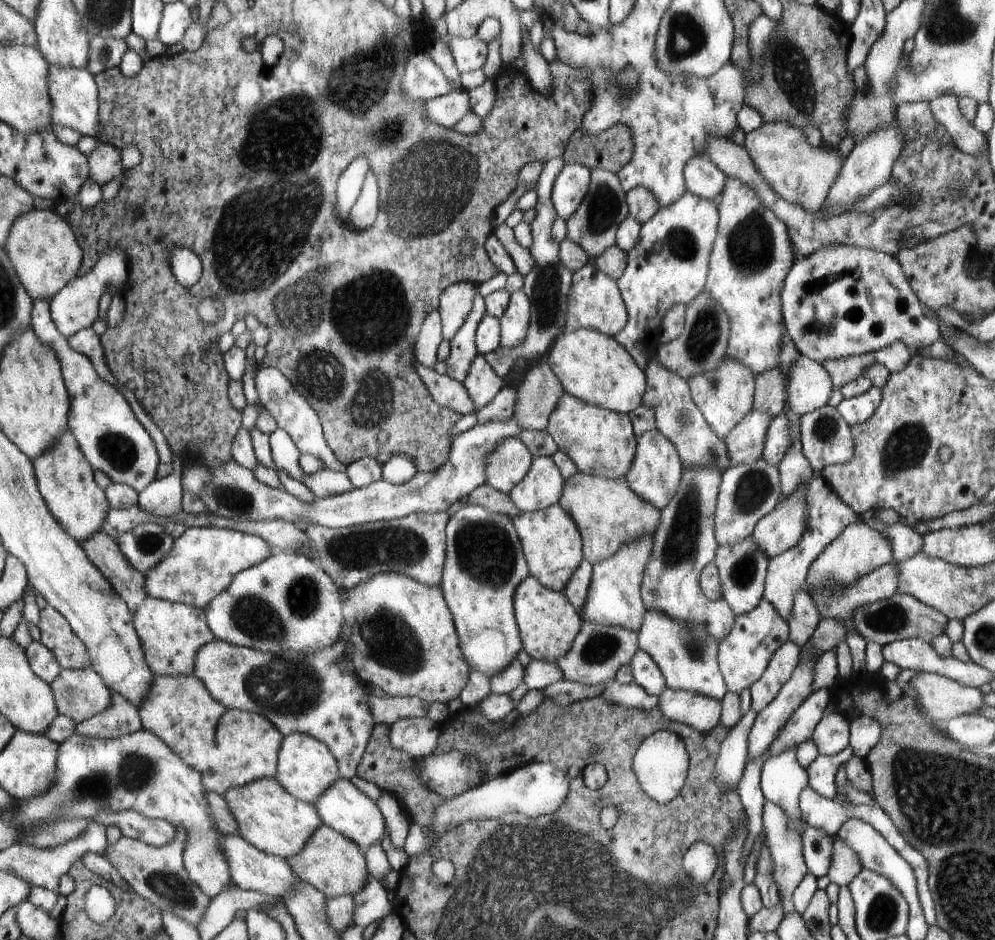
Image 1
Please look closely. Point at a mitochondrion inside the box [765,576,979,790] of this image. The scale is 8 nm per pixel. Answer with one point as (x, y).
(892, 618)

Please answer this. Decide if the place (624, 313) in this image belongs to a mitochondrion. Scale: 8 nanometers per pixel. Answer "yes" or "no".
no

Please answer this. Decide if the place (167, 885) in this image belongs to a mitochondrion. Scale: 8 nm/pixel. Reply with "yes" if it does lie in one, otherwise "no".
yes

